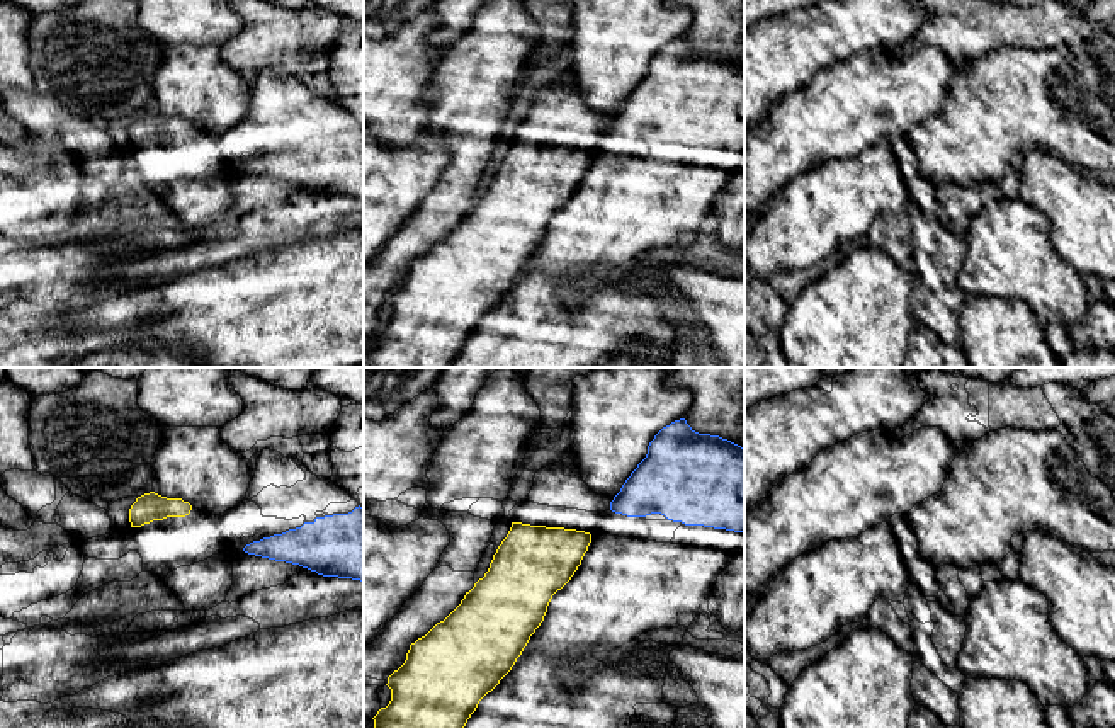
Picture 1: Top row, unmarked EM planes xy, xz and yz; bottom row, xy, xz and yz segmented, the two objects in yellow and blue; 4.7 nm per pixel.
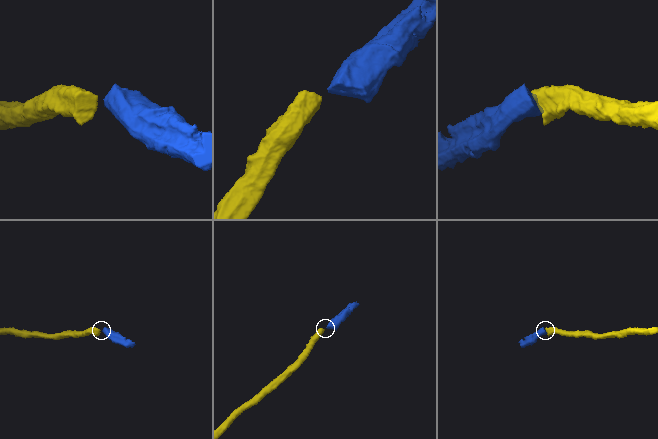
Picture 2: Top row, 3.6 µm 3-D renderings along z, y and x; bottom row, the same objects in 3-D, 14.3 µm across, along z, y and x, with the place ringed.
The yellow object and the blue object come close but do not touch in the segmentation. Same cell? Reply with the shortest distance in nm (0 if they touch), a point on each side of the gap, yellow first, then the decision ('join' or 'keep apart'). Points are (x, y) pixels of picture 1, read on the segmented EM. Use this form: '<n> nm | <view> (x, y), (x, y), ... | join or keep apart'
150 nm | xz (588, 533), (611, 509) | keep apart

